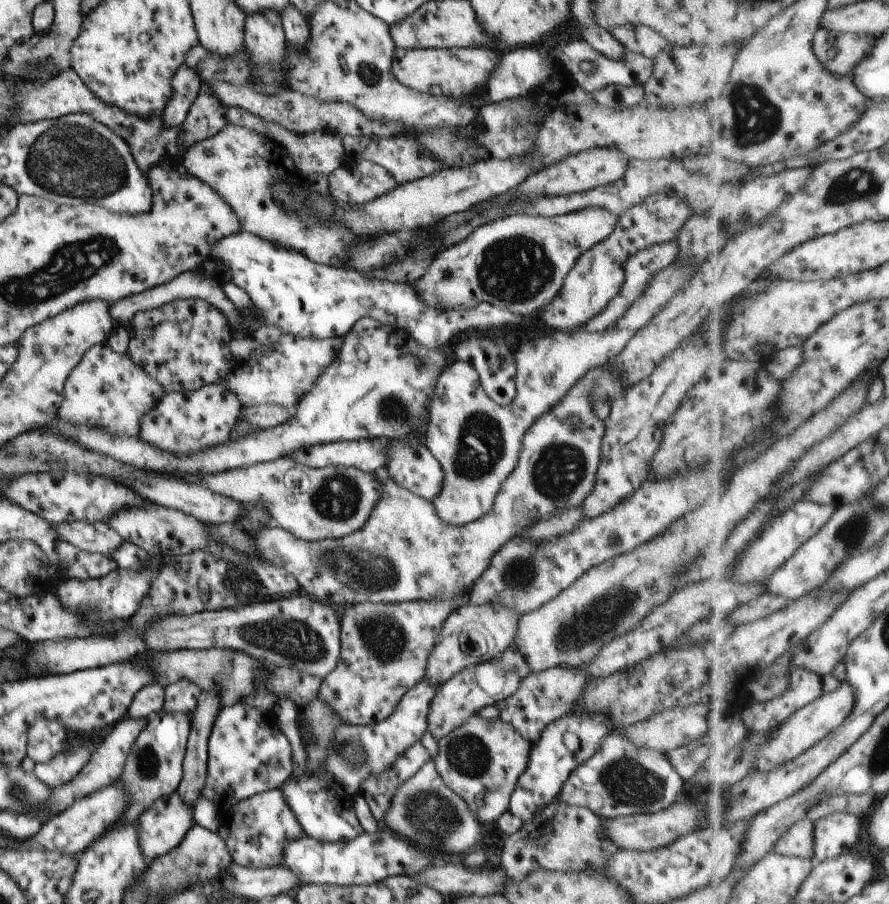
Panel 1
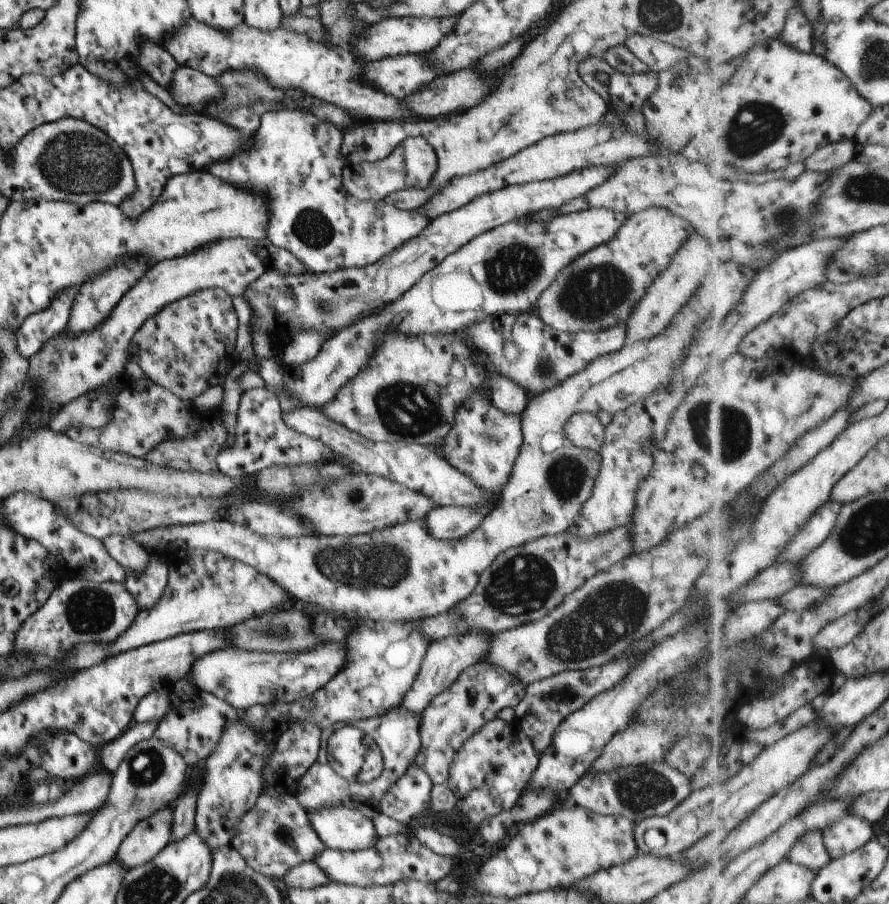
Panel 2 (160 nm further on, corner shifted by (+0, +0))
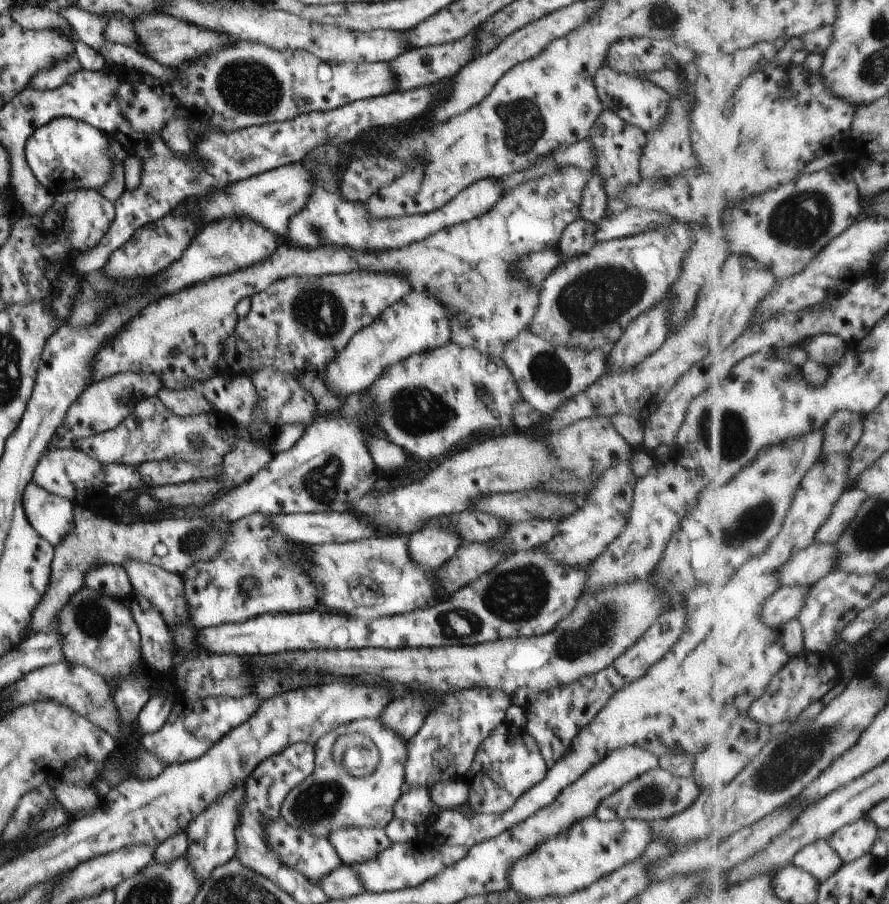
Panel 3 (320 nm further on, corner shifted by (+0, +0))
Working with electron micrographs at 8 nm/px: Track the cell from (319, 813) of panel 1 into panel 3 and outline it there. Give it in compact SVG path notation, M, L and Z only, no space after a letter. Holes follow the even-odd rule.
M347 827L332 830L326 838L343 865L356 865L374 859L391 844L384 829Z

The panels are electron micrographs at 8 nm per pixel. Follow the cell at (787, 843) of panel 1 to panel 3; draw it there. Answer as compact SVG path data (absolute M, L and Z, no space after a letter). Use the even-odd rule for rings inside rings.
M819 839L802 848L794 856L793 863L814 875L819 884L836 875L845 864L839 853L831 846L830 839Z

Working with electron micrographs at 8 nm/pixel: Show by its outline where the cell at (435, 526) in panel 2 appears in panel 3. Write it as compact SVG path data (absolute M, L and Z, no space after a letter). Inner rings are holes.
M430 524L408 535L407 550L416 565L437 570L456 553L461 539L439 526L444 525Z

